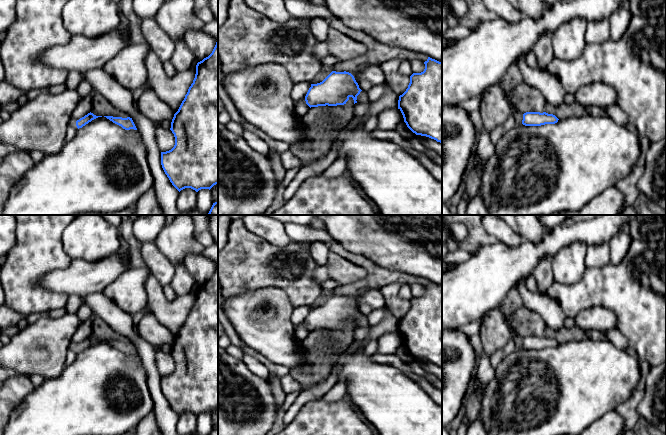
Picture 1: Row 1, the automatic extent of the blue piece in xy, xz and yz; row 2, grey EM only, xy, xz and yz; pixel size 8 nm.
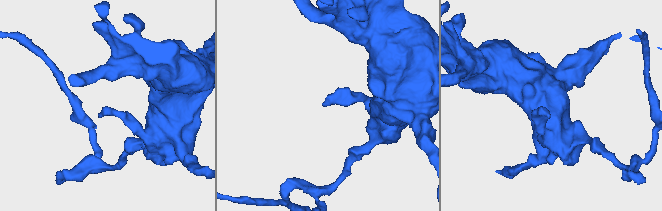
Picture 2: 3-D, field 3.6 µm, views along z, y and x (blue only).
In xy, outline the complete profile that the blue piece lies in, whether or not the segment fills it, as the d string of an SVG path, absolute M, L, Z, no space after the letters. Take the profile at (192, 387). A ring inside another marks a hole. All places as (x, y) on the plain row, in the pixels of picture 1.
M218 262L212 277L198 286L193 307L178 335L174 338L170 354L175 361L174 371L161 376L161 389L172 409L180 416L191 412L198 416L218 408Z

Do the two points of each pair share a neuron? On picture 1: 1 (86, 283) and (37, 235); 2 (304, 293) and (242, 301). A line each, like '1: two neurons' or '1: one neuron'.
1: two neurons
2: two neurons

